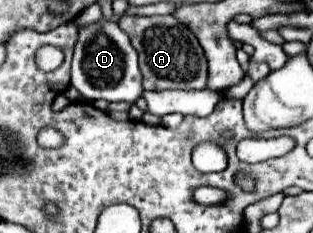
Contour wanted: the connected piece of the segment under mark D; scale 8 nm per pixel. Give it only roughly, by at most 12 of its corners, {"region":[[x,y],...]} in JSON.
{"region":[[116,21],[78,29],[72,87],[142,97],[138,53]]}

